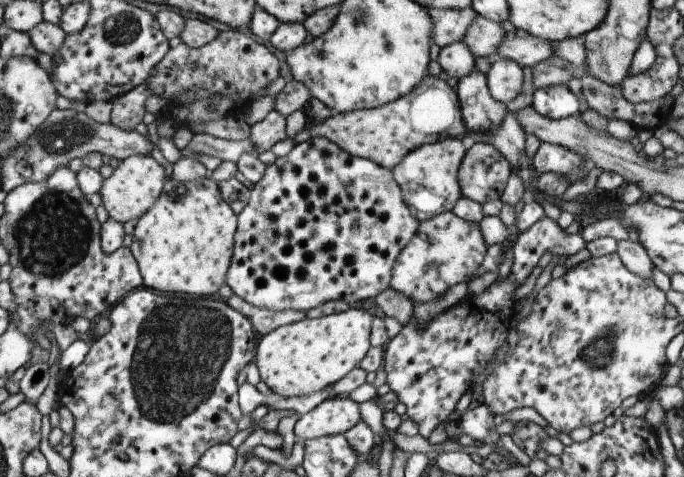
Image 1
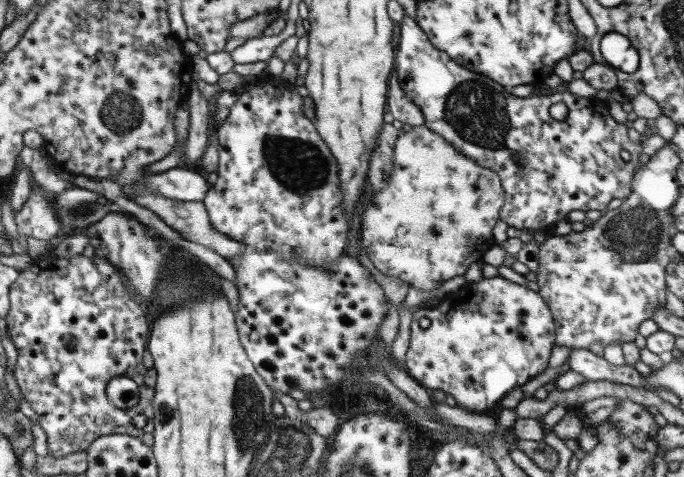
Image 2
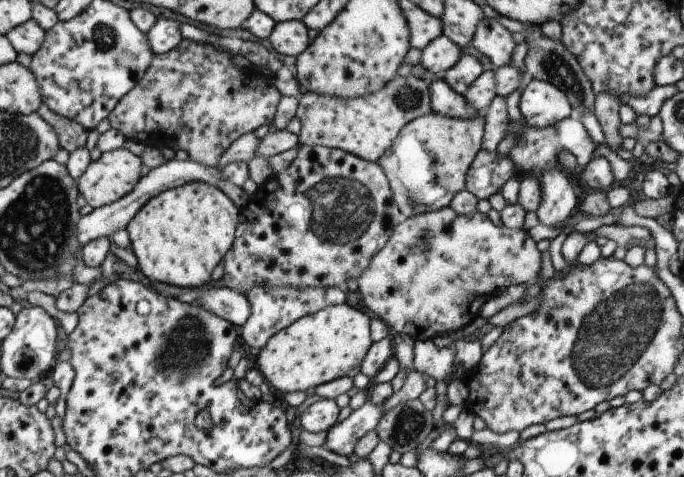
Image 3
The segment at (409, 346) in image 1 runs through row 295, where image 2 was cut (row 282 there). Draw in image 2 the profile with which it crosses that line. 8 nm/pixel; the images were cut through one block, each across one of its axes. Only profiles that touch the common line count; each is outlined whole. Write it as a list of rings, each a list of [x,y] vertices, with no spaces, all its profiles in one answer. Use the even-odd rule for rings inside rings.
[[[499,275],[490,278],[481,278],[477,282],[466,282],[463,289],[439,299],[435,306],[425,307],[412,312],[410,322],[410,336],[409,344],[404,355],[405,359],[401,361],[401,366],[405,372],[416,380],[424,389],[439,390],[447,392],[455,401],[457,407],[465,410],[467,414],[488,414],[497,408],[497,402],[511,390],[523,386],[528,380],[537,376],[541,371],[548,366],[548,358],[553,348],[553,340],[555,334],[555,325],[553,324],[553,317],[547,309],[545,301],[539,296],[539,293],[530,290],[524,285],[513,283]]]

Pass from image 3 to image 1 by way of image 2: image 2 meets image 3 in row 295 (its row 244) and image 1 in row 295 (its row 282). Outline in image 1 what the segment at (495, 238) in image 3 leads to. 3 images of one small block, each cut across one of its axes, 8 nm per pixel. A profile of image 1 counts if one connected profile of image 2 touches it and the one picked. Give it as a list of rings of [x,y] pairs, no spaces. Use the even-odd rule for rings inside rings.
[[[451,211],[420,221],[417,232],[398,254],[388,288],[404,294],[409,300],[425,302],[442,296],[453,284],[467,282],[481,264],[487,250],[477,223],[462,221]]]

